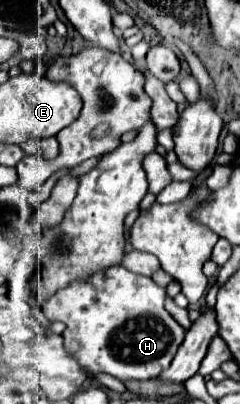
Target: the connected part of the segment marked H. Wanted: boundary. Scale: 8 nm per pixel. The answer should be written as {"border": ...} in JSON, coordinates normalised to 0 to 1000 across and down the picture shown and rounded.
{"border":[[[488,653],[446,663],[438,673],[404,673],[404,683],[371,683],[371,693],[321,693],[321,703],[288,703],[288,713],[254,713],[179,748],[188,782],[221,792],[271,797],[263,851],[271,866],[379,926],[446,921],[496,941],[538,936],[638,936],[663,931],[688,911],[704,911],[746,851],[763,847],[771,812],[754,812],[729,787],[688,767],[688,713],[654,708],[621,683],[563,678],[521,658]]]}

